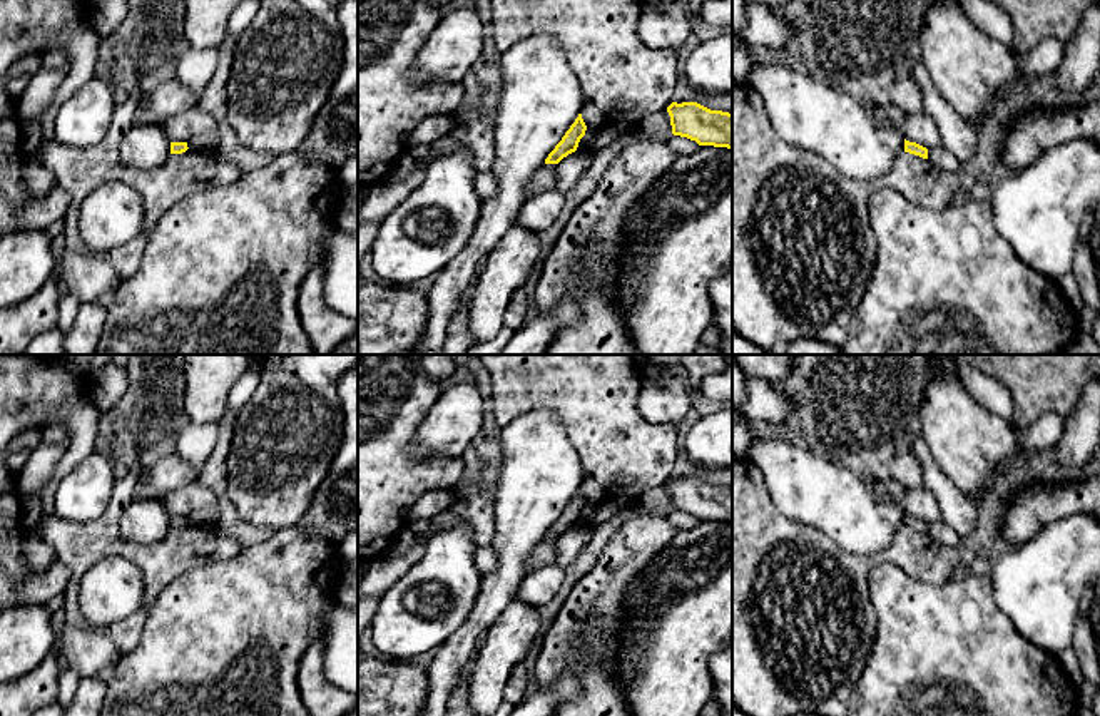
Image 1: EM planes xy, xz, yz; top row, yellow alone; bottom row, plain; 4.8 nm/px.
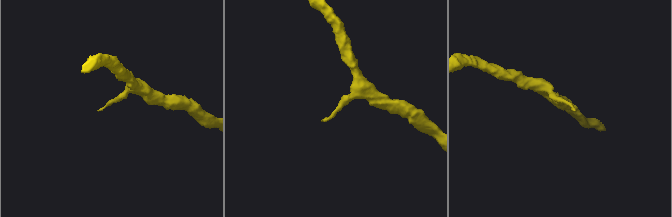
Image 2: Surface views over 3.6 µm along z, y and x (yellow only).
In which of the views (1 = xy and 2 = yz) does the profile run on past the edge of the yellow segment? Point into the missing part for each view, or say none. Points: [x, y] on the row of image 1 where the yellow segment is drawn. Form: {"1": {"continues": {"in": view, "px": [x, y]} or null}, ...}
{"1": {"continues": null}, "2": {"continues": null}}

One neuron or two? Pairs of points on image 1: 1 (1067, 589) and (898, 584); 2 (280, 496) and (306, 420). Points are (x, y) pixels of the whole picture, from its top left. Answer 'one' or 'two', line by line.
1: two
2: one

